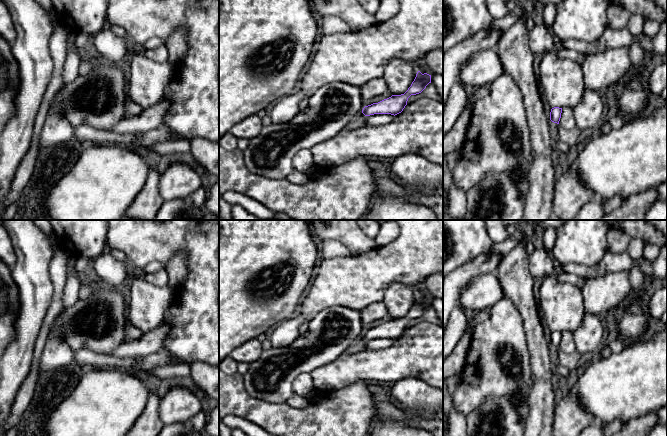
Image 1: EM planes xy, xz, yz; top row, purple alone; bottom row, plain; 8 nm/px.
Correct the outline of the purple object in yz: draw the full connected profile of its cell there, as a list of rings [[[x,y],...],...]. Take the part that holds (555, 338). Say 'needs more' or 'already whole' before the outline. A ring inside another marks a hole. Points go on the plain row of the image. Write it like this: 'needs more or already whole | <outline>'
already whole | [[[554,331],[550,336],[550,344],[554,347],[559,348],[561,342],[562,332]]]

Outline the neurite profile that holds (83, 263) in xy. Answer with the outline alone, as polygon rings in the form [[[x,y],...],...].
[[[79,255],[79,256],[77,256],[75,269],[77,272],[89,270],[89,269],[91,269],[92,262],[93,262],[93,259],[90,259],[83,255]]]

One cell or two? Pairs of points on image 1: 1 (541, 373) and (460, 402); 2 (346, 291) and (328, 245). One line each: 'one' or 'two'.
1: two
2: two

